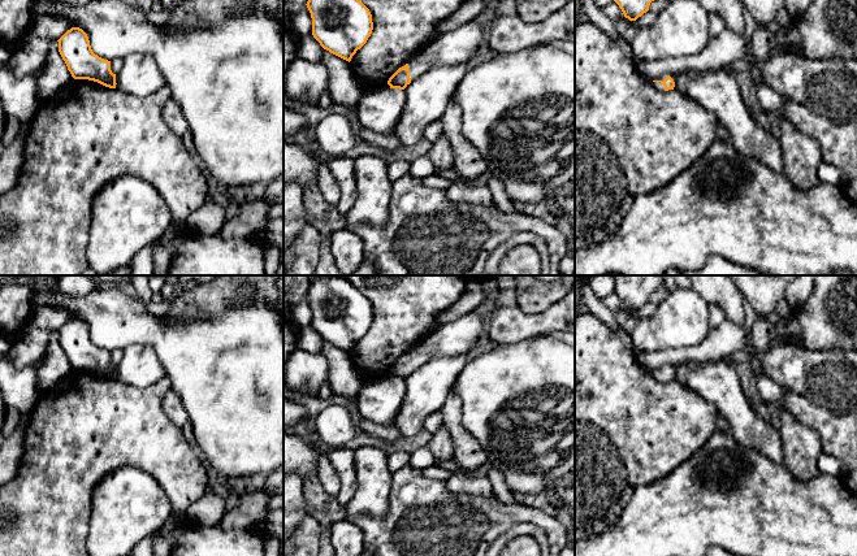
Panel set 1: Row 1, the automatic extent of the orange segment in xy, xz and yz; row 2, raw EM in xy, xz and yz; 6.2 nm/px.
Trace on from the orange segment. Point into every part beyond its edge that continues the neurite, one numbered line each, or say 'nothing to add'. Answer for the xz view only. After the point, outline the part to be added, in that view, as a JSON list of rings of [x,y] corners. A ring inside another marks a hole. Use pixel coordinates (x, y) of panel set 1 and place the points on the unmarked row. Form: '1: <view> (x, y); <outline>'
1: xz (458, 337); [[[471,312],[430,333],[408,353],[411,373],[432,357],[456,356],[469,352],[482,335],[484,318]]]

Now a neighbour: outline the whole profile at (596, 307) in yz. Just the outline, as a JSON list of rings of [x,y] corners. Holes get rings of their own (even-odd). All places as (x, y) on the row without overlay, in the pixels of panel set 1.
[[[575,275],[575,294],[579,296],[580,301],[587,305],[589,312],[598,317],[606,326],[613,331],[620,329],[615,313],[611,312],[592,291],[588,278],[579,278]]]

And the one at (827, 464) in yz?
[[[822,451],[818,457],[818,470],[822,474],[839,477],[841,466],[836,457]]]

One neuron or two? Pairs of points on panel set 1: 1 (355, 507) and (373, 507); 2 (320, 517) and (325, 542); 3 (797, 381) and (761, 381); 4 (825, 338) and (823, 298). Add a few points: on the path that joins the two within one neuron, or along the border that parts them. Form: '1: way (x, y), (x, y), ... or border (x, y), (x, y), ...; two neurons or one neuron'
1: way (359, 507), (369, 507); one neuron
2: way (325, 524), (325, 535); one neuron
3: border (762, 372), (782, 389), (786, 408); two neurons
4: way (825, 328), (825, 308); one neuron

